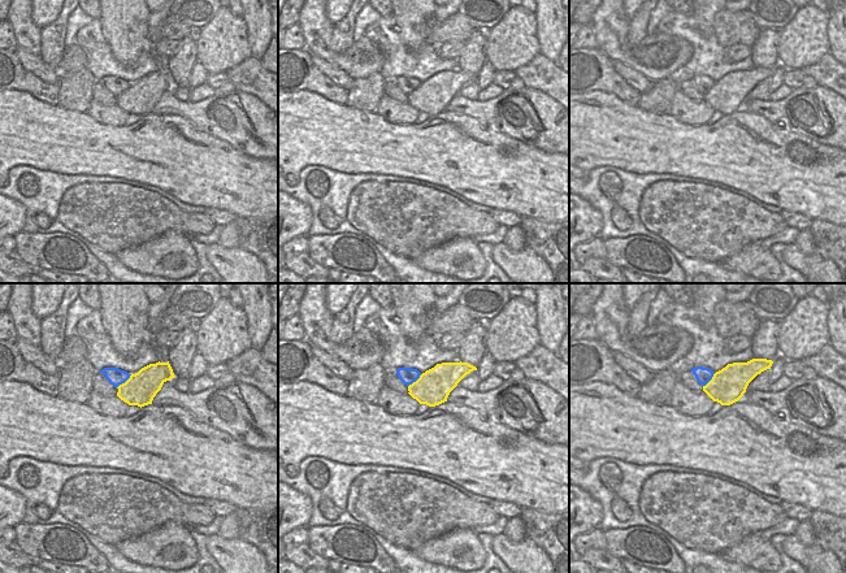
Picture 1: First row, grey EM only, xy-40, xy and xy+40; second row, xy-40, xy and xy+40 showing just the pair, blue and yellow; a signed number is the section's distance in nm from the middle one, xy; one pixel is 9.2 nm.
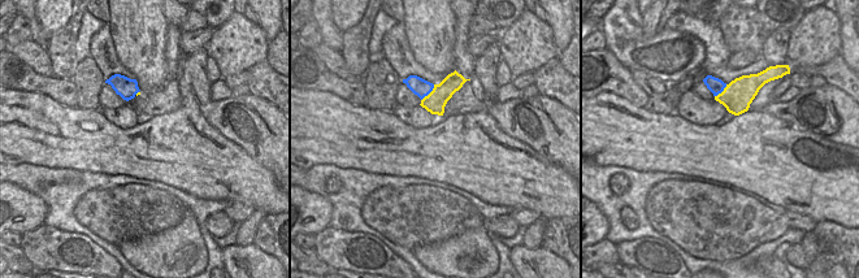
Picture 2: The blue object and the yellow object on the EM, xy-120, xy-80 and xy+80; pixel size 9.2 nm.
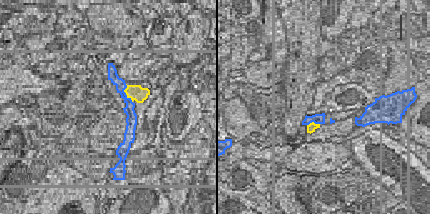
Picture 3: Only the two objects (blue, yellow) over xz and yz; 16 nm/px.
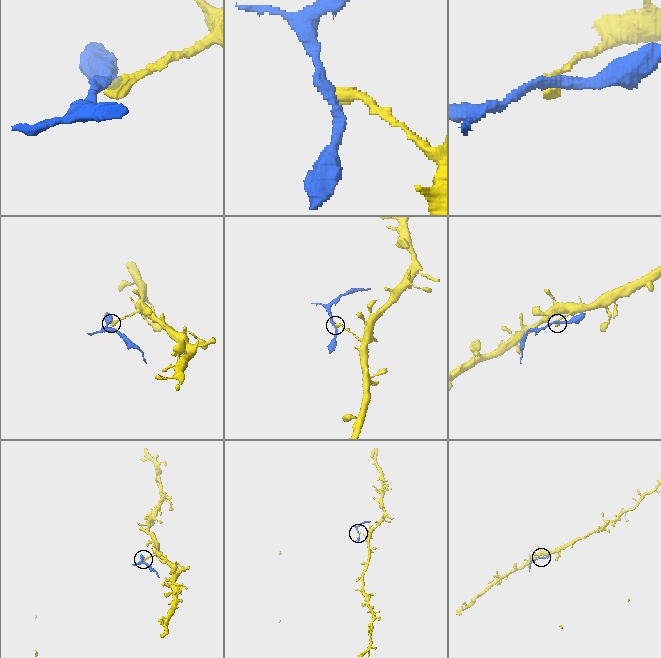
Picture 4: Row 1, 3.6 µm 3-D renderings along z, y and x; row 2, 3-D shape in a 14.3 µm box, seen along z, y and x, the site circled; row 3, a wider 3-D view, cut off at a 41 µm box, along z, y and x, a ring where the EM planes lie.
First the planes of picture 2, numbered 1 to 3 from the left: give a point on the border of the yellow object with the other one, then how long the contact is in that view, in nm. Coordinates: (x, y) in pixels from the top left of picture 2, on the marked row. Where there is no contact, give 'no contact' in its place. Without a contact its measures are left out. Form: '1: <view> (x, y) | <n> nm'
1: xy-120 (137, 92) | 50 nm
2: xy-80 (429, 92) | 200 nm
3: xy+80 (721, 91) | 160 nm

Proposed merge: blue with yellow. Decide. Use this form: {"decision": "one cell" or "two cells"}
{"decision": "two cells"}

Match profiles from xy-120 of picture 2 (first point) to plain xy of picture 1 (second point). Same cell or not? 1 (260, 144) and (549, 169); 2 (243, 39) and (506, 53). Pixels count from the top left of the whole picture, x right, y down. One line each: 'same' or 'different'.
1: different
2: same

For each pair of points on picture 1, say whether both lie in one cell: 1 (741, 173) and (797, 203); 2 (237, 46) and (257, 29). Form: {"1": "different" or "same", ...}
{"1": "same", "2": "different"}

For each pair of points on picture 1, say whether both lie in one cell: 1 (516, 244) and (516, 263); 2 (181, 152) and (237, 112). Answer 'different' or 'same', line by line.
1: different
2: different

